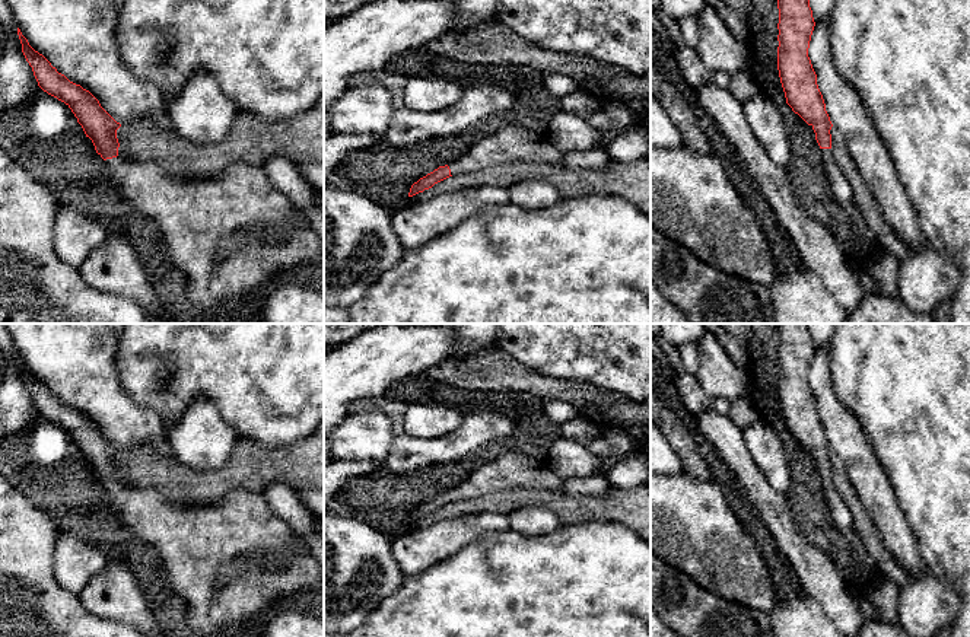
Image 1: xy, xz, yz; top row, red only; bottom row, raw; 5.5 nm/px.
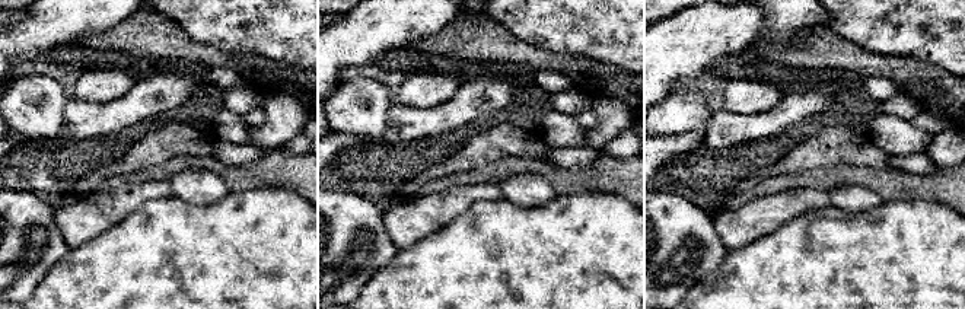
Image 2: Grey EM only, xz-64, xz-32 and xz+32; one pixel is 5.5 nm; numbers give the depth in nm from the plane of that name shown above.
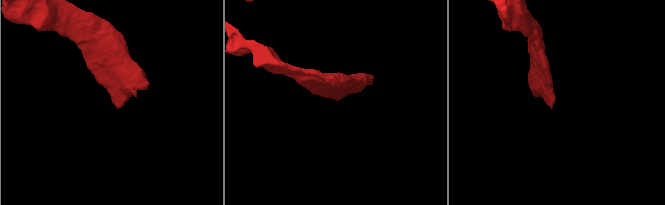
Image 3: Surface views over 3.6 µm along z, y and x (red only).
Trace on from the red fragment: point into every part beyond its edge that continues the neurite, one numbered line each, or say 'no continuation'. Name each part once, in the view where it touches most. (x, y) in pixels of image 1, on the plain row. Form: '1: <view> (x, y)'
1: xy (193, 541)

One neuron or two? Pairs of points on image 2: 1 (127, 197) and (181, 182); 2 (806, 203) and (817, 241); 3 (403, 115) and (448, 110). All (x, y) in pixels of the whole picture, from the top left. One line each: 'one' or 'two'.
1: two
2: two
3: one

